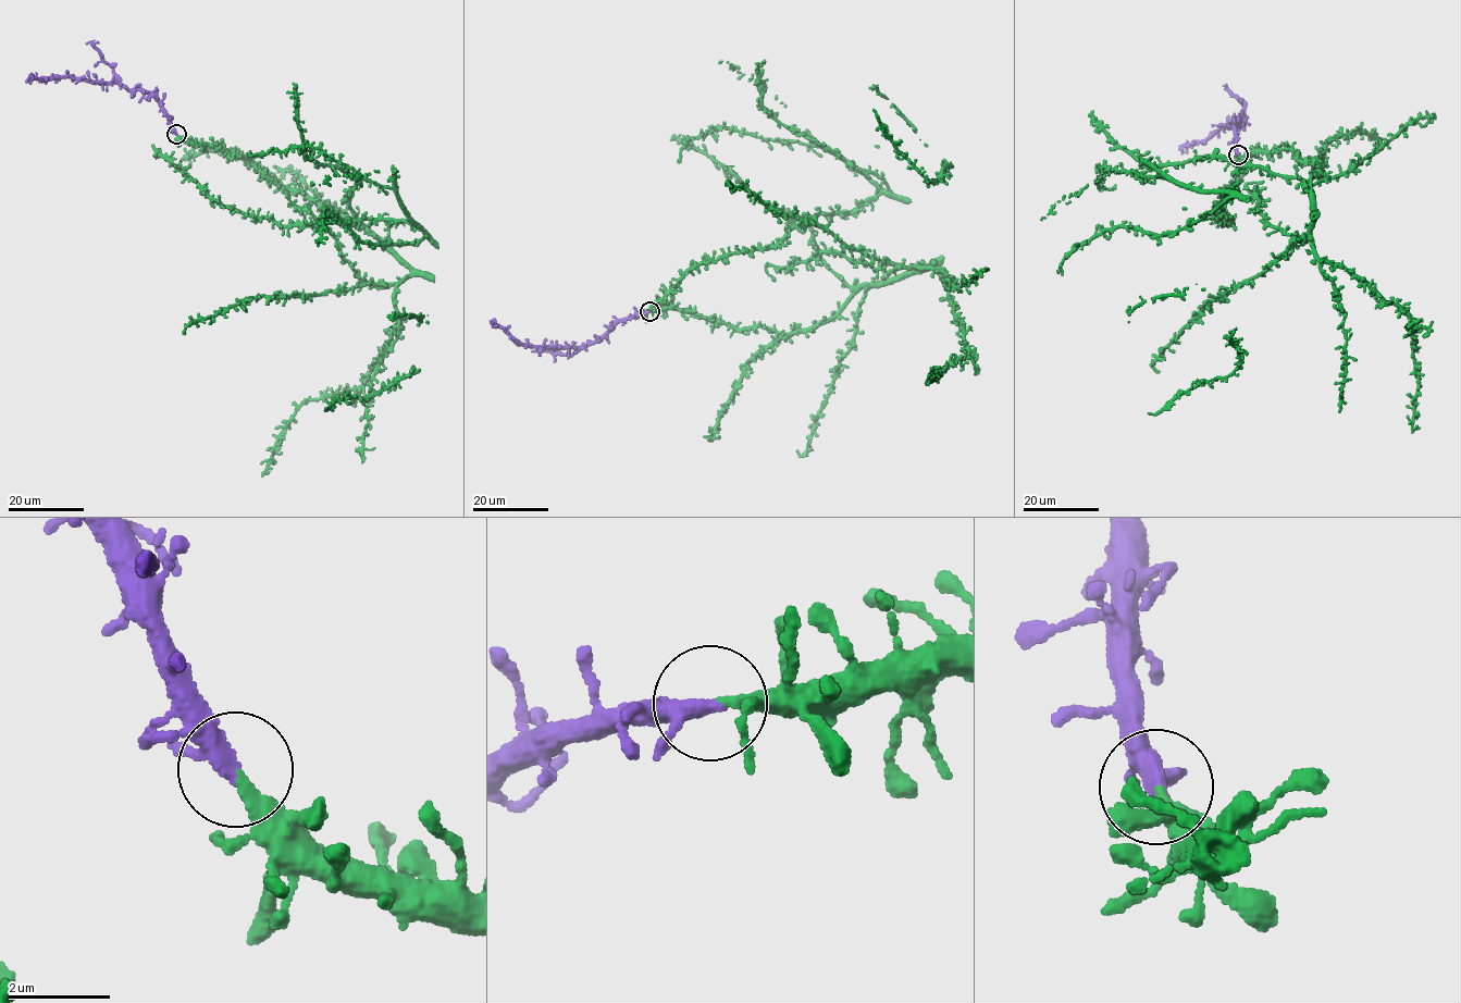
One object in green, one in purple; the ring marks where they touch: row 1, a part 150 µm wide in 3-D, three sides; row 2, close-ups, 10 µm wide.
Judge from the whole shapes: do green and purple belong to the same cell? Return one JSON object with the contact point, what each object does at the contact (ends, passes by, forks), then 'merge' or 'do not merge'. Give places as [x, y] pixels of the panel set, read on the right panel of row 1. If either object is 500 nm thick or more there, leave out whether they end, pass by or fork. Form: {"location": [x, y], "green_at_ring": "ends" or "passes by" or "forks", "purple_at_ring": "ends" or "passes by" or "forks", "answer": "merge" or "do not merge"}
{"location": [1238, 155], "green_at_ring": "ends", "purple_at_ring": "passes by", "answer": "merge"}

